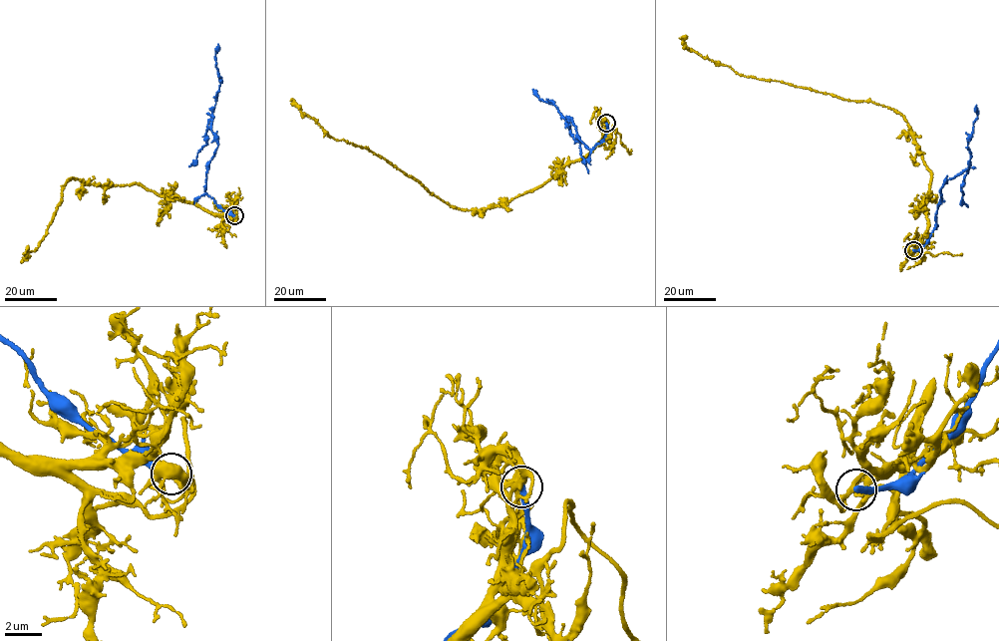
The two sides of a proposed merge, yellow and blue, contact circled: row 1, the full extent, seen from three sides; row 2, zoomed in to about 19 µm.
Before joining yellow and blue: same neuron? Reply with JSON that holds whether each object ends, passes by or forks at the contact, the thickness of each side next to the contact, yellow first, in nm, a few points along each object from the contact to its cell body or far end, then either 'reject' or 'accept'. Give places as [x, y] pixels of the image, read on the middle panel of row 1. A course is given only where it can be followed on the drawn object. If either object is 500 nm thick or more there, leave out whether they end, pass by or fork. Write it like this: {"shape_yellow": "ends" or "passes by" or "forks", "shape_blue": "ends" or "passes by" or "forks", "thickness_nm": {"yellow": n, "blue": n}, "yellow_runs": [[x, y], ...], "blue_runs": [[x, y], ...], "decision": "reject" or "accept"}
{"shape_yellow": "passes by", "shape_blue": "ends", "thickness_nm": {"yellow": 240, "blue": 360}, "yellow_runs": [[606, 123], [592, 152], [566, 164], [554, 177], [497, 206], [463, 210], [364, 147], [329, 137], [290, 101]], "blue_runs": [[606, 123], [603, 141], [590, 150], [577, 138], [571, 119], [568, 127], [554, 105], [540, 100], [532, 89]], "decision": "reject"}

